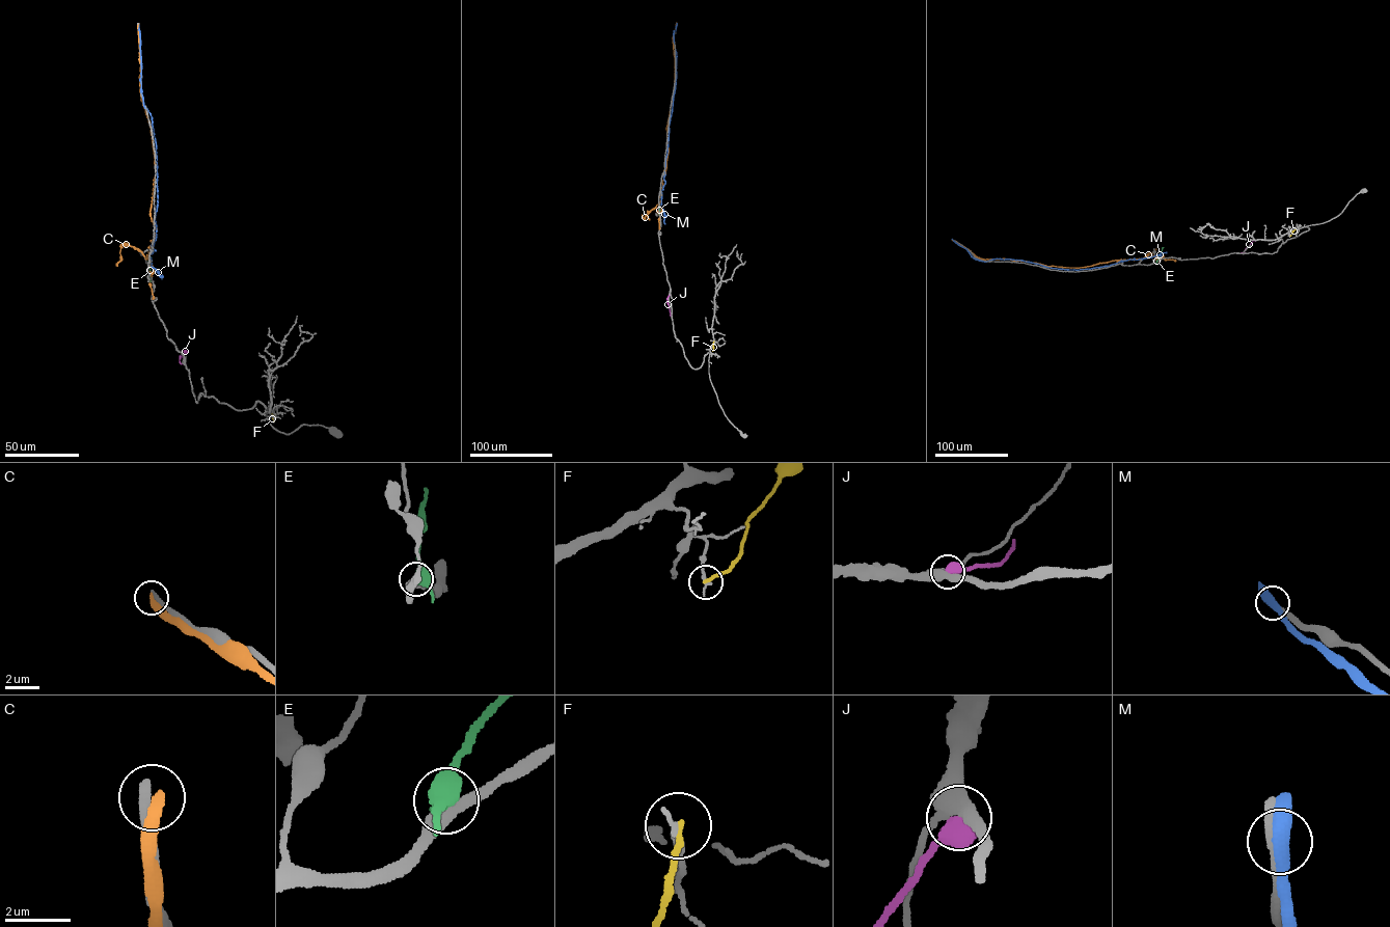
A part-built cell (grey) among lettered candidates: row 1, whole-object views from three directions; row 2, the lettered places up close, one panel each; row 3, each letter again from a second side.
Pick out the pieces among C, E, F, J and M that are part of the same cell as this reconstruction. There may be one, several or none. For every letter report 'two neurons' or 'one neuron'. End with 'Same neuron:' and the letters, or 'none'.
C: two neurons
E: two neurons
F: two neurons
J: two neurons
M: two neurons
Same neuron: none

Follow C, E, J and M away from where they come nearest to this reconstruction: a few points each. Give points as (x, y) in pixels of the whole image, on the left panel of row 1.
C: (138, 24), (141, 98), (151, 128), (156, 174), (150, 213), (157, 230), (147, 256), (153, 267), (153, 299)
E: (148, 279), (150, 257)
J: (184, 363), (179, 359), (185, 350), (186, 353)
M: (138, 25), (141, 88), (156, 152), (156, 237), (152, 247), (156, 250), (150, 254), (160, 276)

